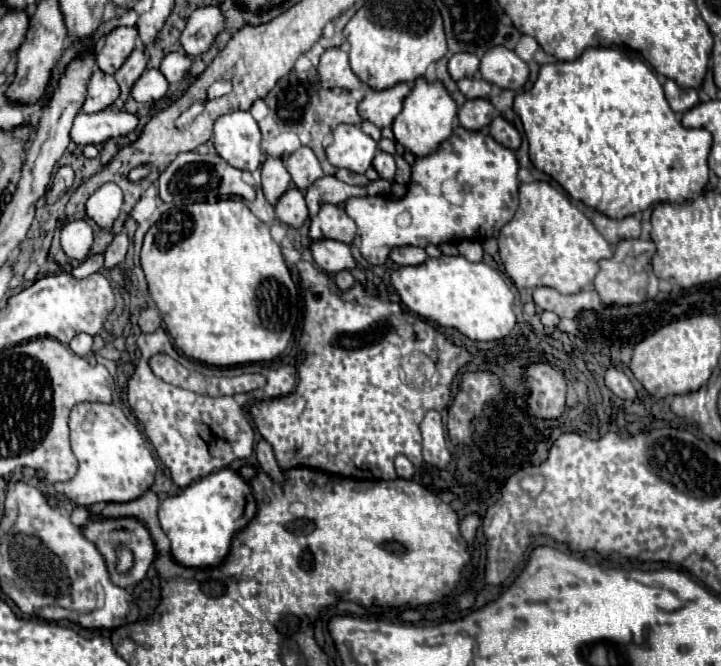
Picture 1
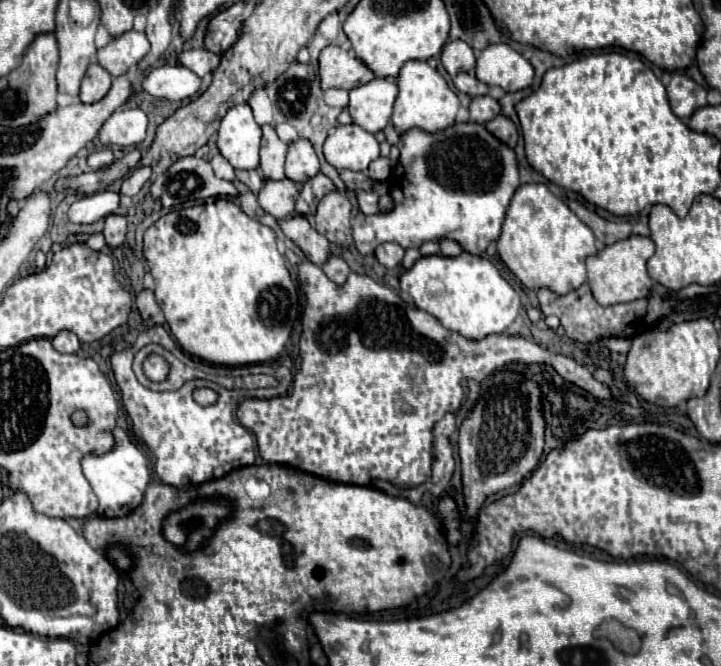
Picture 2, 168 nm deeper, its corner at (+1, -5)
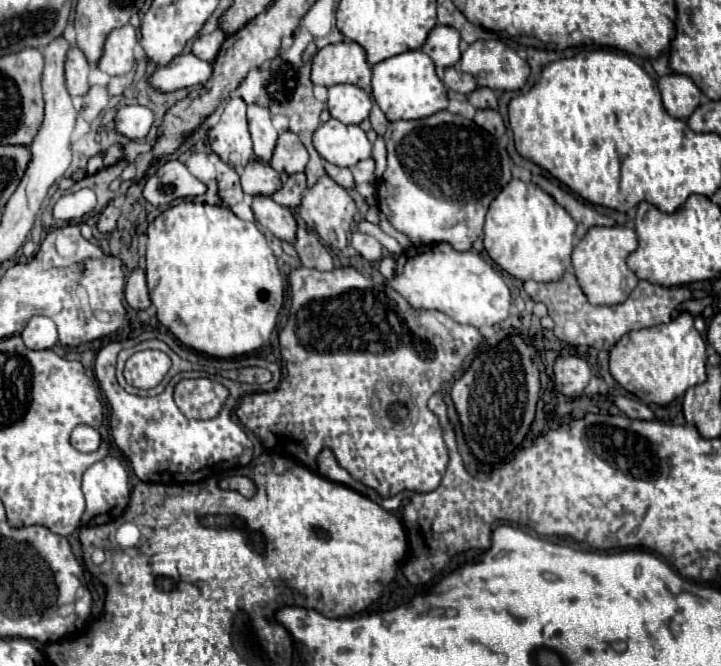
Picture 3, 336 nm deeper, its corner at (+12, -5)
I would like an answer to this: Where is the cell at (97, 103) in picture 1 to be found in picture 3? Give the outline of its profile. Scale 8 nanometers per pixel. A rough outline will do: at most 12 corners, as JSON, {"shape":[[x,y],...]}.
{"shape":[[72,45],[64,63],[66,89],[72,97],[88,91],[90,63]]}

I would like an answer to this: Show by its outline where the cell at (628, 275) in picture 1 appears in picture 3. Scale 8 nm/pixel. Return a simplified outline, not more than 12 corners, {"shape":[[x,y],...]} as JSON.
{"shape":[[624,225],[588,229],[572,251],[590,303],[616,305],[638,277]]}

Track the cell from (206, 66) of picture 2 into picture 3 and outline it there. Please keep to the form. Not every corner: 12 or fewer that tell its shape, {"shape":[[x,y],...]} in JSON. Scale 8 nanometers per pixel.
{"shape":[[220,27],[194,39],[192,53],[212,61],[226,33]]}

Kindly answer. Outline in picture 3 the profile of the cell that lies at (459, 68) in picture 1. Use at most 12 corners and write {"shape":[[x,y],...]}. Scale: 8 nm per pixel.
{"shape":[[436,25],[422,51],[438,69],[460,61],[460,33]]}

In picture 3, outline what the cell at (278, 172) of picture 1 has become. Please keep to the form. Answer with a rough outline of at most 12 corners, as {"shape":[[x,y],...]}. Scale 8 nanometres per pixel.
{"shape":[[248,105],[256,159],[268,163],[278,131],[268,107]]}

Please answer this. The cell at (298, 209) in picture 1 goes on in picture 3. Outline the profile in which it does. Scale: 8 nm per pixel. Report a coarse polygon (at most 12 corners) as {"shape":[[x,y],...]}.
{"shape":[[252,159],[240,171],[248,195],[272,195],[280,173]]}

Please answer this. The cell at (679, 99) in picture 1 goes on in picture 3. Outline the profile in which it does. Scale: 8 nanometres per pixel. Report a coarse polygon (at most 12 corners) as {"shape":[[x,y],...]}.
{"shape":[[686,75],[658,79],[664,109],[688,119],[700,89]]}

